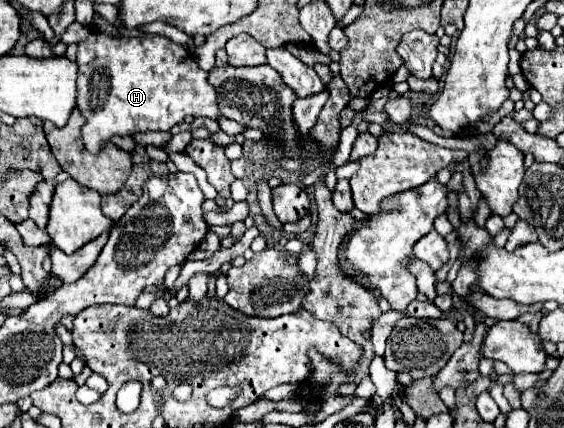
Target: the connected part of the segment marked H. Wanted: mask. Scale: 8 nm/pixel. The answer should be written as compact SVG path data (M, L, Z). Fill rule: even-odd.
M91 29L89 37L79 43L77 65L79 65L79 75L77 75L77 107L81 109L83 117L87 119L87 123L83 125L81 133L83 133L83 141L85 141L85 145L87 145L89 151L99 151L101 145L103 145L105 141L109 141L113 135L131 135L131 133L143 133L143 131L169 131L173 125L183 123L183 119L185 119L187 115L191 115L191 117L209 117L209 119L213 119L213 121L217 121L217 119L221 117L219 105L217 105L217 91L215 91L213 85L209 85L209 81L207 81L207 71L203 71L203 69L195 63L193 55L191 55L185 47L173 43L169 37L163 37L163 35L141 35L141 37L123 37L123 35L119 35L119 37L111 37L111 35L103 33L103 31Z

